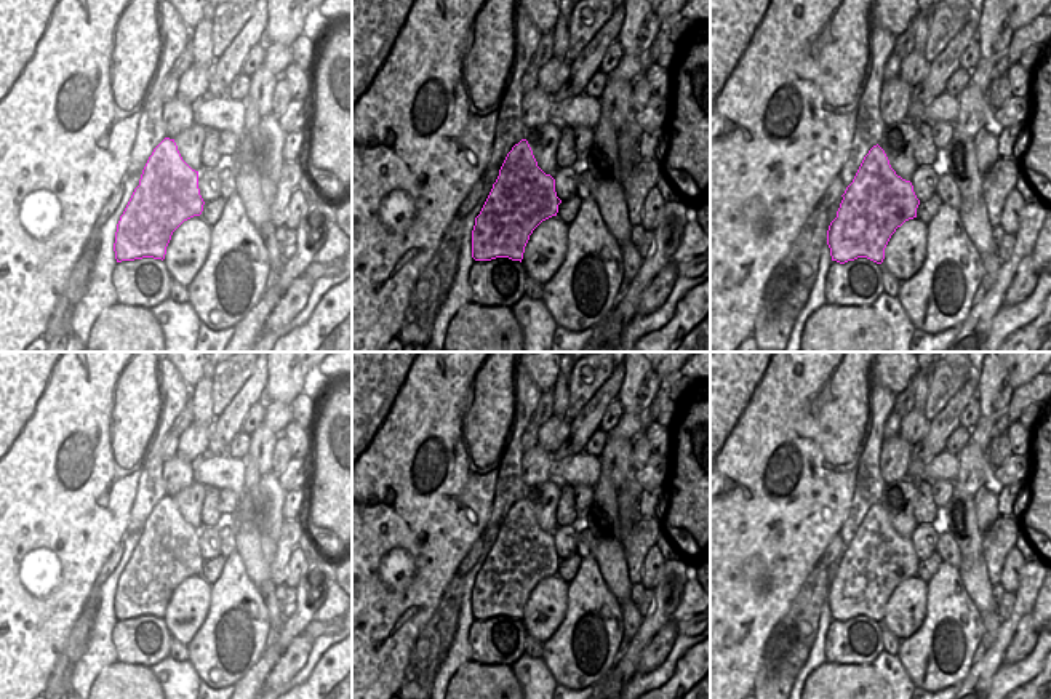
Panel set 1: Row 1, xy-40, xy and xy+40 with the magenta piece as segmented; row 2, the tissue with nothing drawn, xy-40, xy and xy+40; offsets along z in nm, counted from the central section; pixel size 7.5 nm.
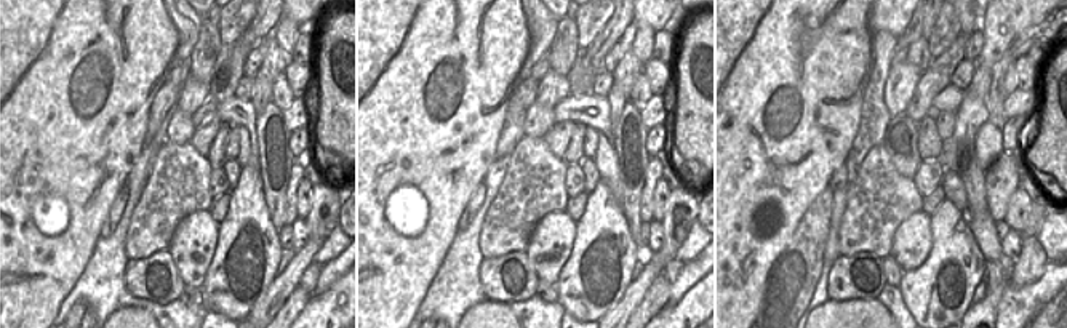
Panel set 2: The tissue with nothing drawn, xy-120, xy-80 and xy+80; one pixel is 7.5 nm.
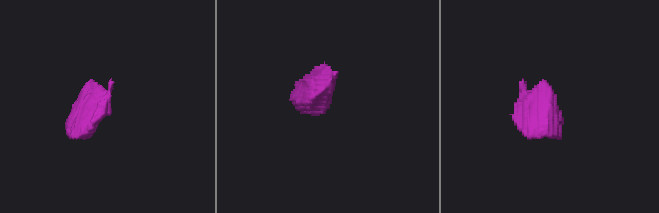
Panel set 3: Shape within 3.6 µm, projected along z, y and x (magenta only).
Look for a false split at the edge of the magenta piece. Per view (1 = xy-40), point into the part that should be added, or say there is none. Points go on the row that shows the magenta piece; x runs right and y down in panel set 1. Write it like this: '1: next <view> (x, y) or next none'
1: next none

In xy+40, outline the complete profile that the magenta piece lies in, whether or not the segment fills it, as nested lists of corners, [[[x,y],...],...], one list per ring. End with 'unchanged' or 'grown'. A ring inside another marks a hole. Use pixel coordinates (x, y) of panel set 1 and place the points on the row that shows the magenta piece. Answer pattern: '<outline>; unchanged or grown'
[[[878,144],[864,157],[841,197],[827,230],[832,261],[840,264],[857,258],[881,264],[891,235],[917,218],[920,205],[912,182],[896,174]]]; unchanged

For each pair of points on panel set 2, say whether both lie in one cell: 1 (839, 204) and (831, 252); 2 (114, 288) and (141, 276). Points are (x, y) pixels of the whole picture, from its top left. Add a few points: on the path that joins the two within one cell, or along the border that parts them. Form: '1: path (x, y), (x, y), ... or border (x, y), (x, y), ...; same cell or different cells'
1: path (835, 215), (832, 240); same cell
2: border (127, 260), (125, 287), (133, 295), (157, 304); different cells

